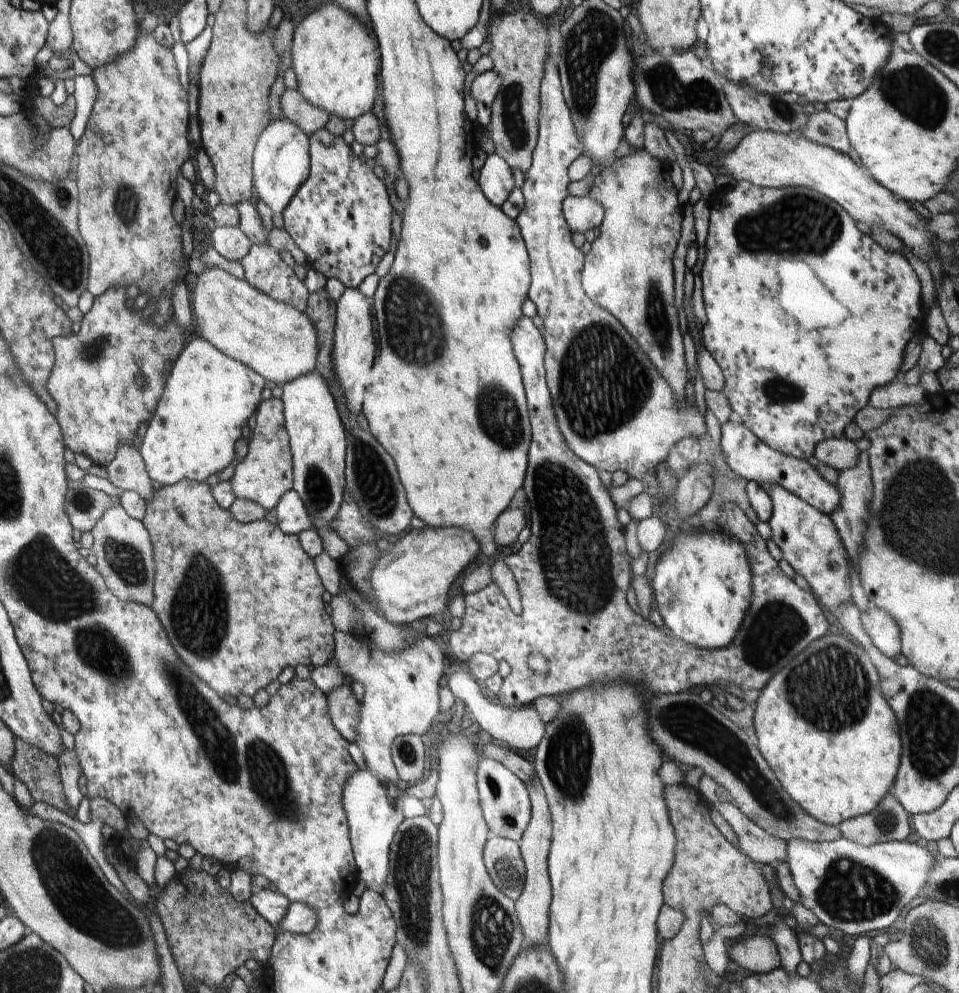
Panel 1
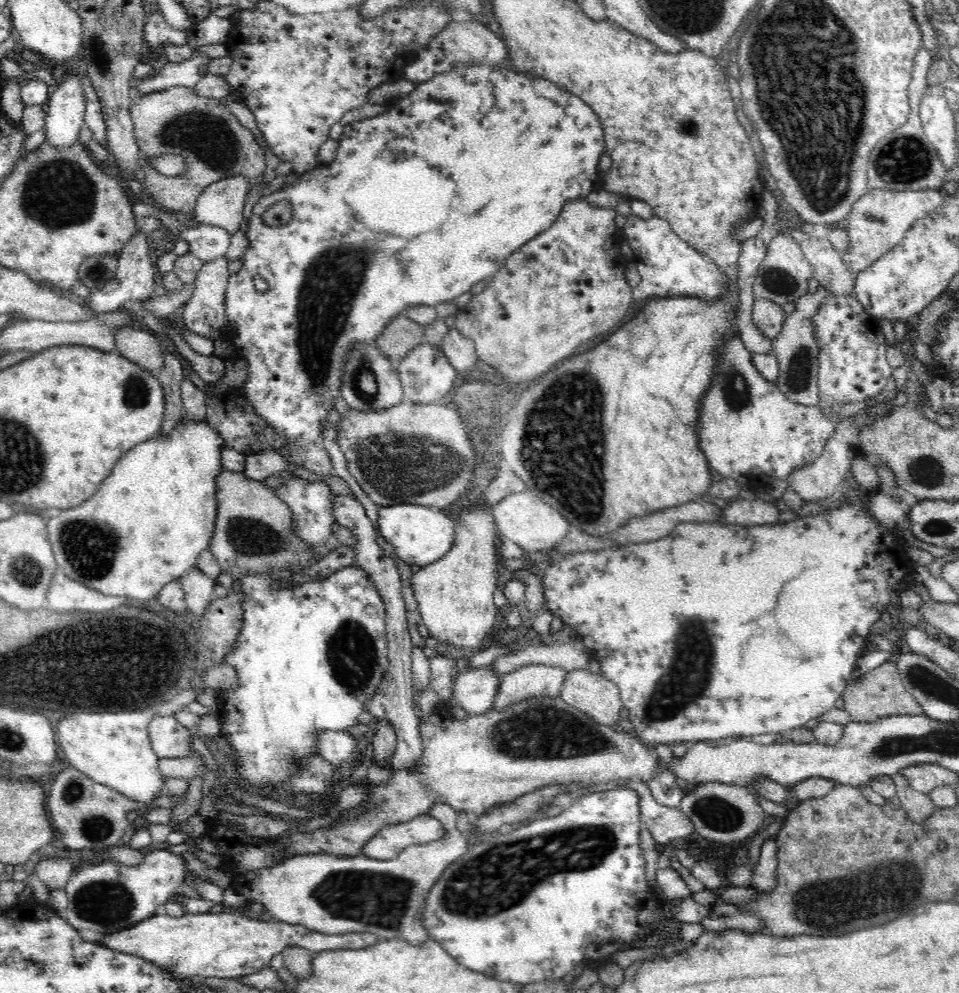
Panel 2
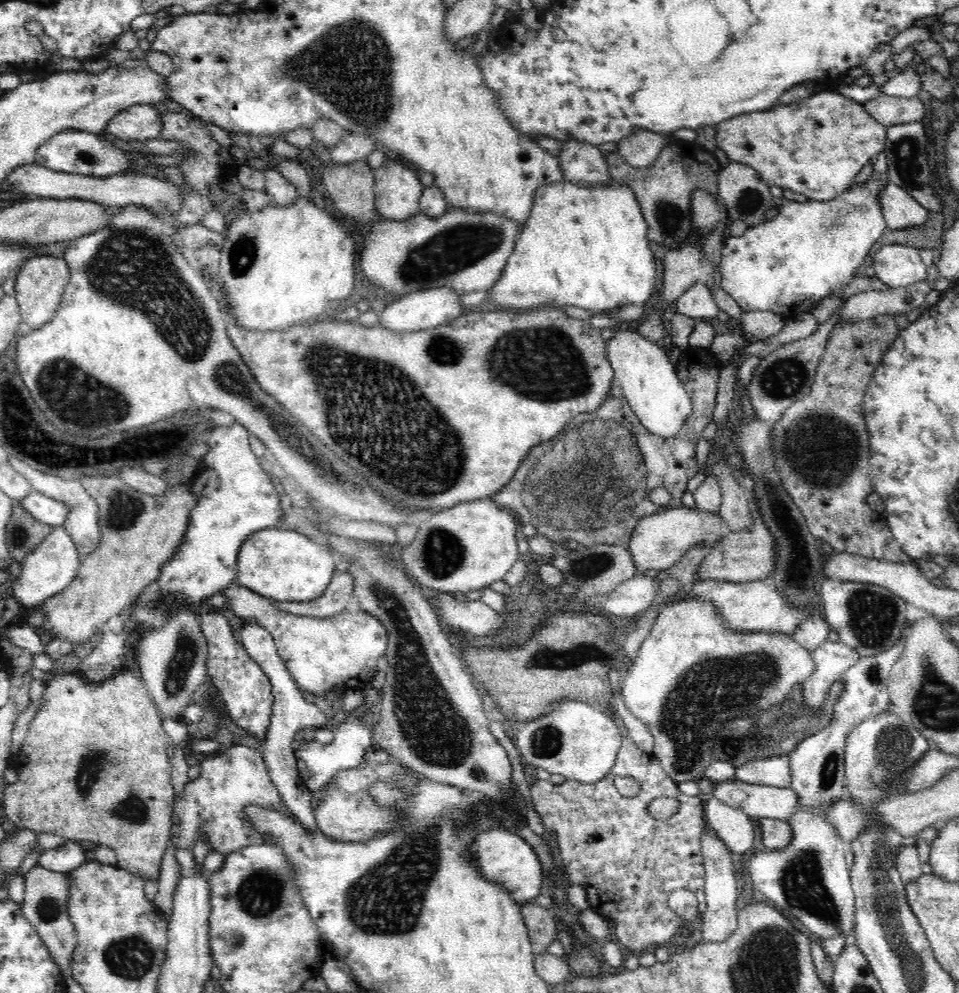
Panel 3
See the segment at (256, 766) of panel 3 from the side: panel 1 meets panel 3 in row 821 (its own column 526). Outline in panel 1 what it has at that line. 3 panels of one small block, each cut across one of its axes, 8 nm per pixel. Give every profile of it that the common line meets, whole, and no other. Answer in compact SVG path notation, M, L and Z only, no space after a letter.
M550 60L544 62L540 90L539 136L533 151L531 168L524 173L521 187L526 204L515 222L521 231L530 262L531 284L527 298L536 306L537 316L544 322L542 330L546 352L544 368L548 390L552 394L554 412L560 432L568 448L580 460L584 460L597 471L624 471L639 481L646 474L656 475L656 467L668 458L672 446L685 438L696 438L708 434L706 418L696 404L678 404L672 388L660 376L656 366L650 362L636 340L620 324L620 321L592 302L582 288L584 266L582 251L572 243L572 236L562 216L562 202L568 196L567 186L571 182L568 166L584 154L584 144L576 134L570 109L563 97L558 68Z

